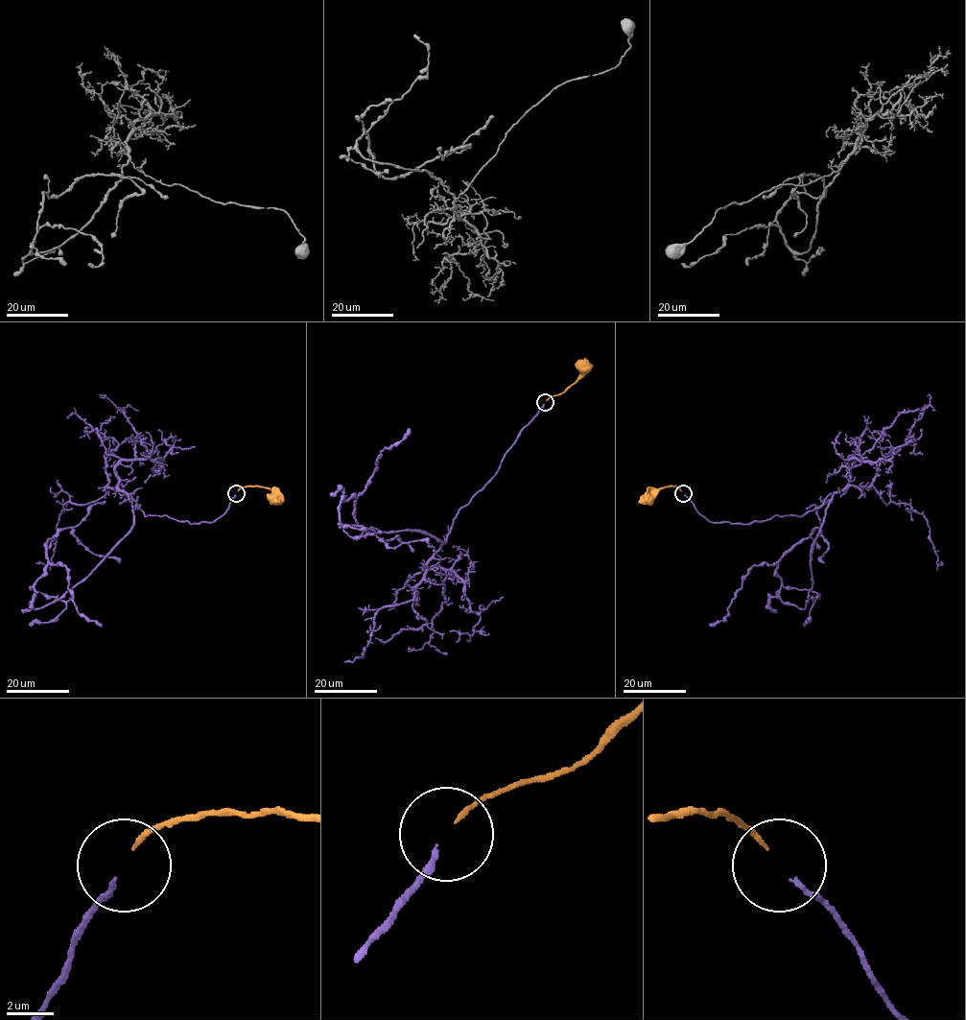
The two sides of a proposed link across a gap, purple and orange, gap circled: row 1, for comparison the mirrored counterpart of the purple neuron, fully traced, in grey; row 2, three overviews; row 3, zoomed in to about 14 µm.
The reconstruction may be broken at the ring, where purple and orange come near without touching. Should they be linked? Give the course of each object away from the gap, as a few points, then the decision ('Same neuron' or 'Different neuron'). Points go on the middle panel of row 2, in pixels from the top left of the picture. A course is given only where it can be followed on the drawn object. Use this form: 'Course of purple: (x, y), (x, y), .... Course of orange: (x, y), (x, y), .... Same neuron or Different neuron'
Course of purple: (543, 404), (437, 551), (425, 533), (343, 524), (340, 505), (356, 498), (355, 520), (388, 546), (428, 543). Course of orange: (546, 400), (565, 391), (582, 375), (584, 366). Same neuron

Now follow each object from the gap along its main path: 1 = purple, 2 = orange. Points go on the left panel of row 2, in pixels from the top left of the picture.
1: (235, 495), (191, 524), (145, 516), (129, 493), (131, 530), (33, 609), (63, 529), (119, 563)
2: (237, 491), (246, 486), (267, 487), (273, 493), (273, 502), (276, 500)

